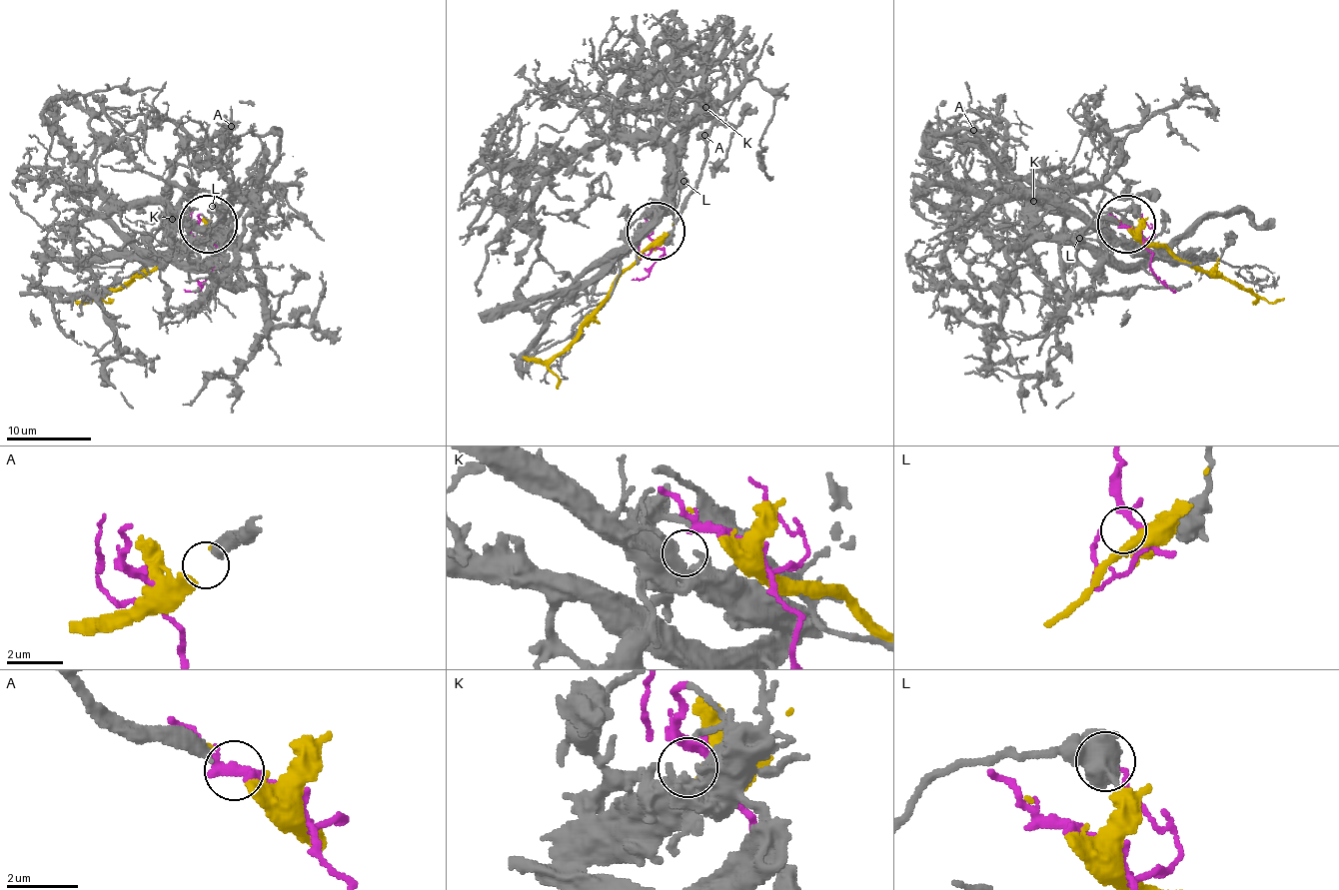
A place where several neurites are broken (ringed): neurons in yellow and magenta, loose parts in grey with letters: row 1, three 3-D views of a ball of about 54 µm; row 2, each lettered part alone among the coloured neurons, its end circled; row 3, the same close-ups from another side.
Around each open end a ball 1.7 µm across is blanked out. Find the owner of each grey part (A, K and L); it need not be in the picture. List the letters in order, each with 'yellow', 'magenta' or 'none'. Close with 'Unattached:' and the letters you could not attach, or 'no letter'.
A: yellow
K: magenta
L: none
Unattached: L

